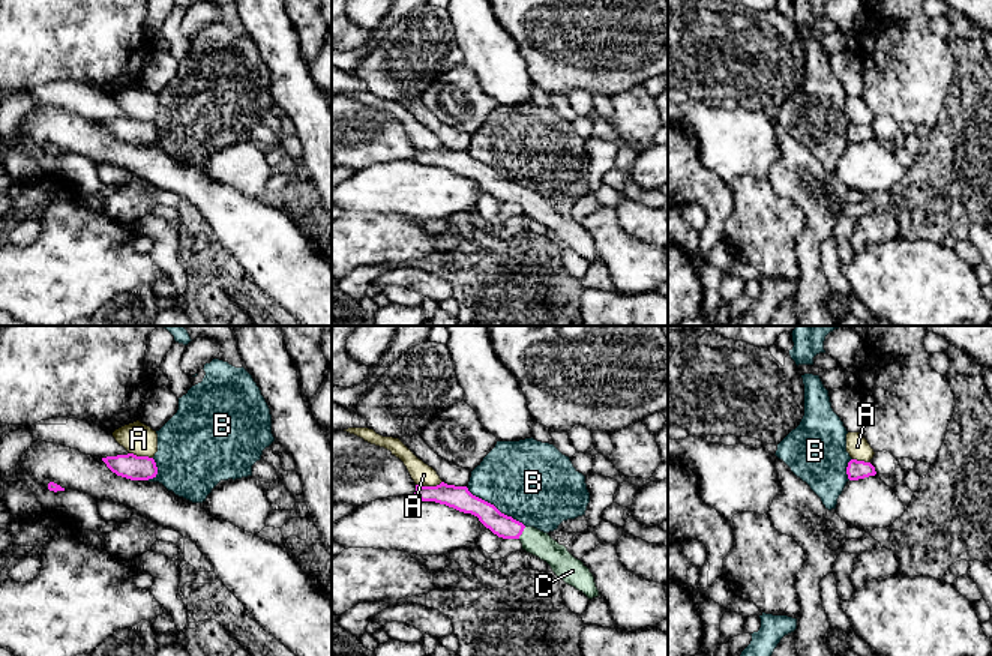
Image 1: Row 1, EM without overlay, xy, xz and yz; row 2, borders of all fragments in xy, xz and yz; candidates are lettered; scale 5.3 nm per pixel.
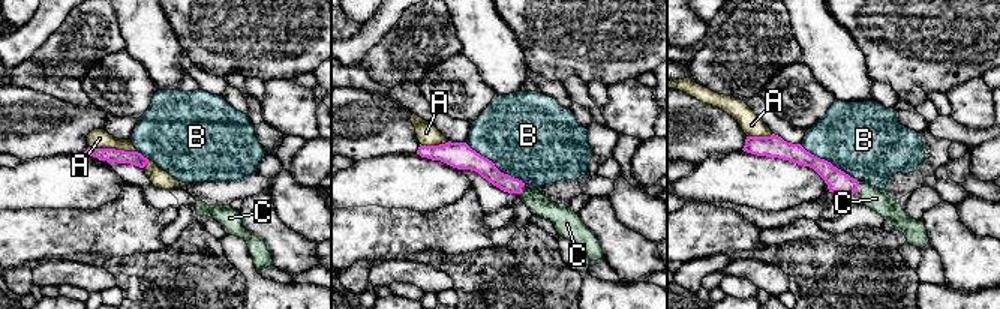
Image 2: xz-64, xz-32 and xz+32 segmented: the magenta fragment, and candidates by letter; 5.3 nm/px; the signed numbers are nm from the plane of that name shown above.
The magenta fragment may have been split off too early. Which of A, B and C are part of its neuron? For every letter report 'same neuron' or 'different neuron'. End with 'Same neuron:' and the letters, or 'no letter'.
A: different neuron
B: different neuron
C: same neuron
Same neuron: C

